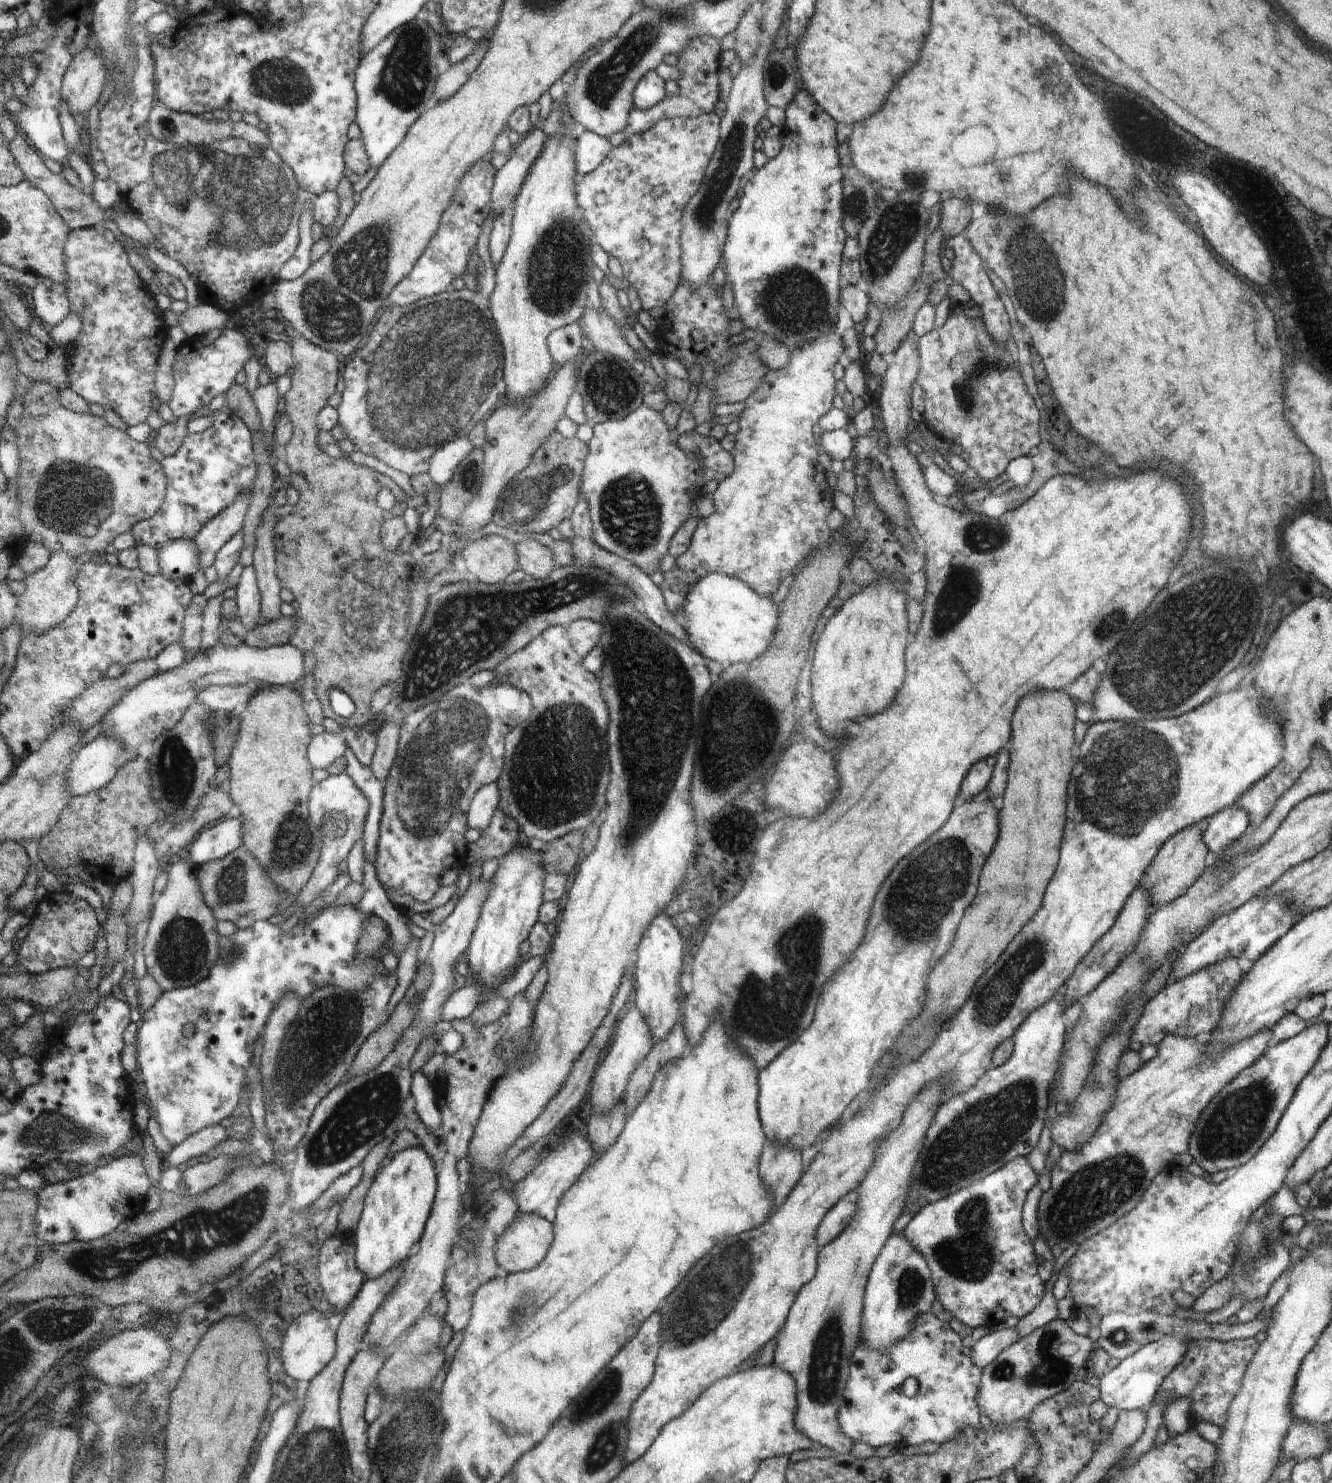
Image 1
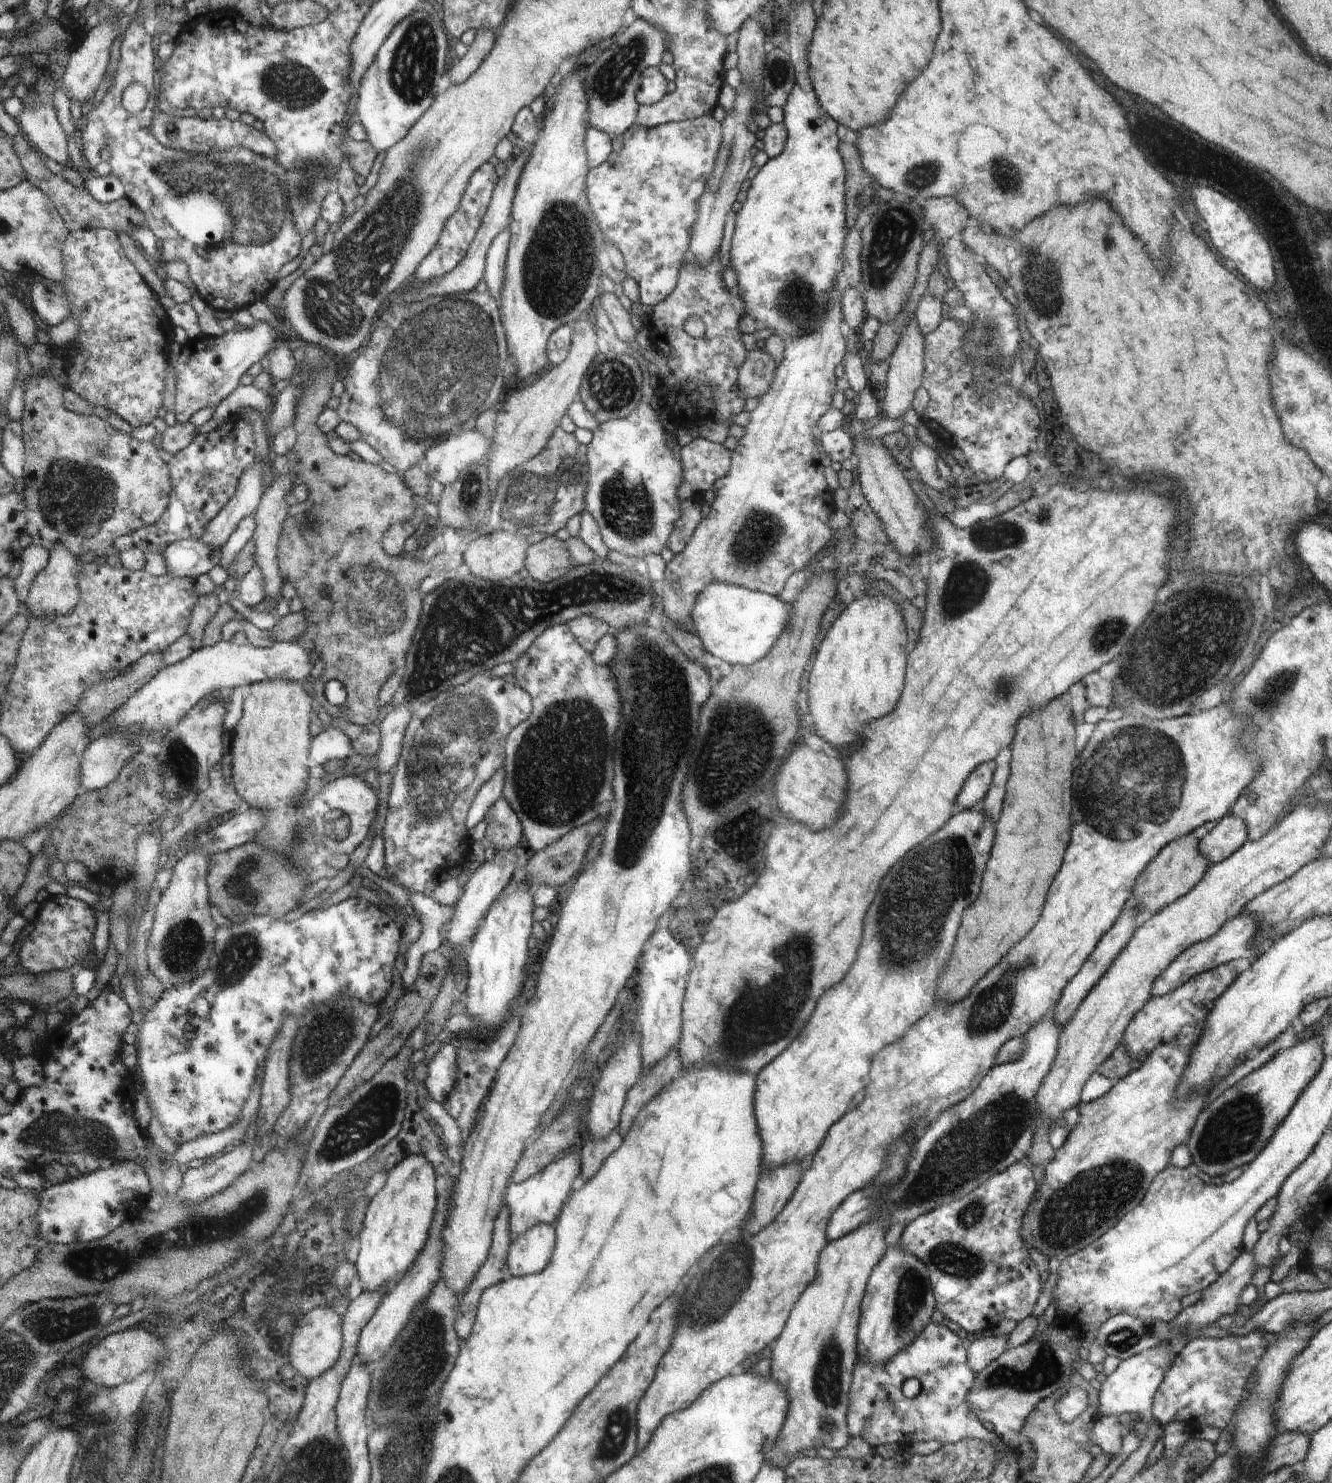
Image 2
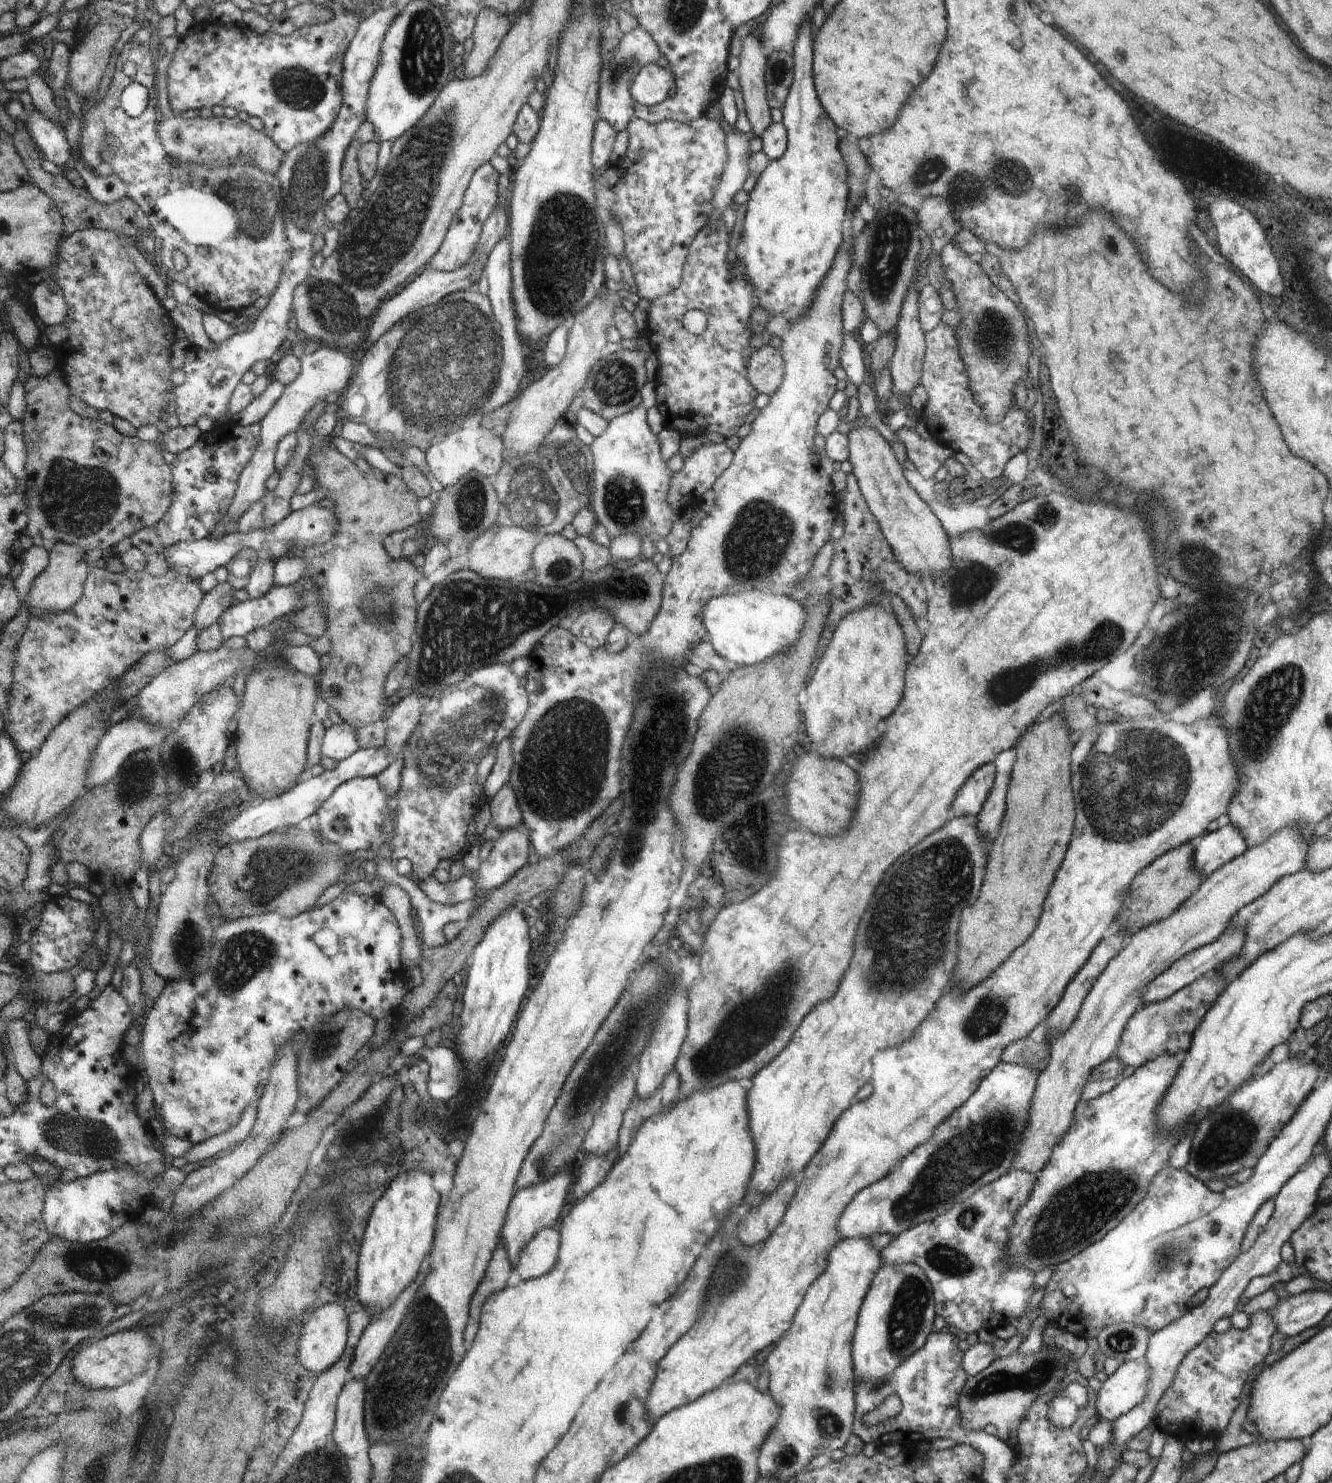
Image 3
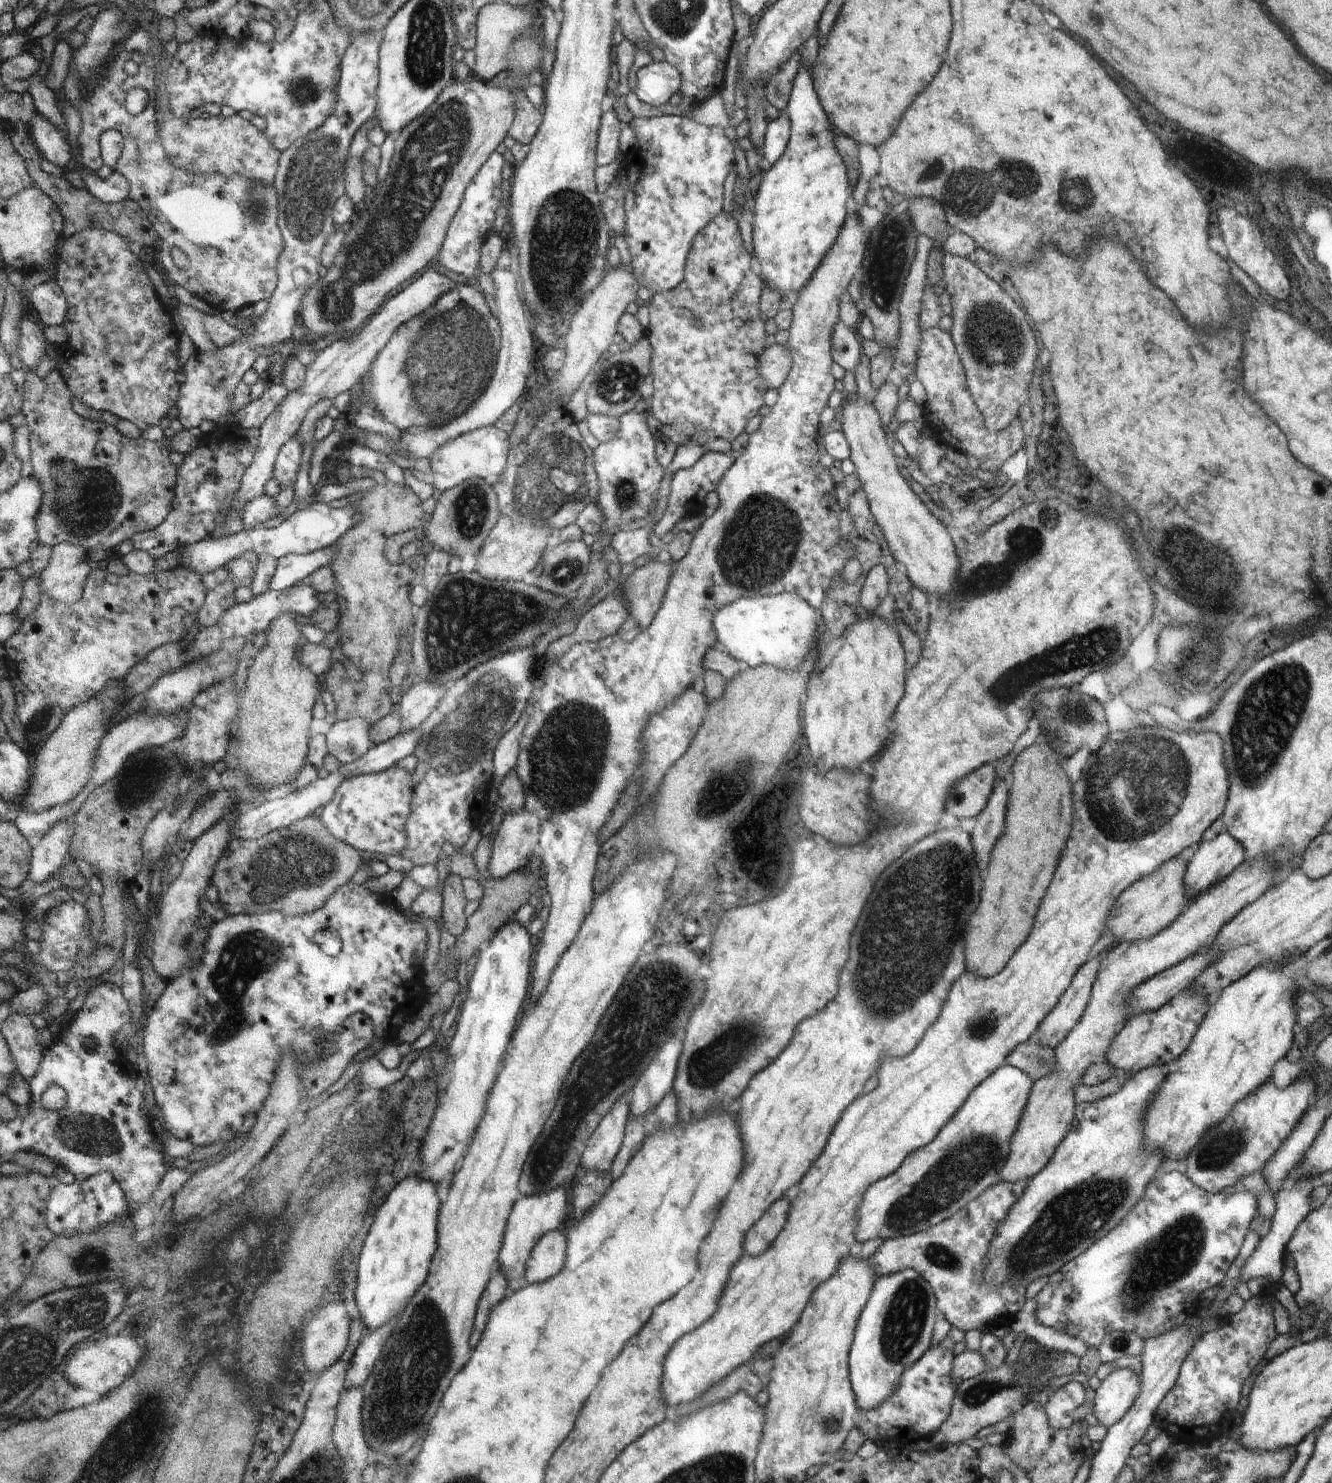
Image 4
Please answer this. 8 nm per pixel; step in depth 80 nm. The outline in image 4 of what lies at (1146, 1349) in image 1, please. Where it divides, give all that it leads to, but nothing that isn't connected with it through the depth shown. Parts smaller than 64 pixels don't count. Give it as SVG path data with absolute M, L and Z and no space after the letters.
M1117 1368L1095 1390L1091 1421L1108 1428L1116 1424L1135 1404L1142 1378L1135 1368Z

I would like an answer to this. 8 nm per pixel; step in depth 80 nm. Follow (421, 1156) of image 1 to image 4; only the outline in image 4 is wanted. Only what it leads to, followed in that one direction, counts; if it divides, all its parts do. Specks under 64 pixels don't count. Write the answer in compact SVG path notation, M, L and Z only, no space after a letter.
M408 1176L404 1182L400 1181L394 1190L390 1191L387 1199L378 1209L372 1228L364 1240L364 1248L358 1260L358 1286L356 1286L357 1309L361 1319L370 1331L376 1330L386 1323L398 1318L416 1291L428 1278L428 1268L432 1256L436 1252L436 1216L440 1210L440 1202L436 1198L434 1184L420 1176Z

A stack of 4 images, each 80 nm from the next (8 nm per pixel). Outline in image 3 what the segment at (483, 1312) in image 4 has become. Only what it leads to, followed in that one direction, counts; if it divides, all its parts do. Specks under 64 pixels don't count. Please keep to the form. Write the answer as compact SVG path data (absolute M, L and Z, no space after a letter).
M501 1240L488 1263L485 1278L478 1285L470 1303L468 1326L464 1331L464 1344L467 1350L472 1346L474 1337L478 1332L483 1304L489 1296L503 1291L507 1287L506 1282L512 1271L513 1266Z

